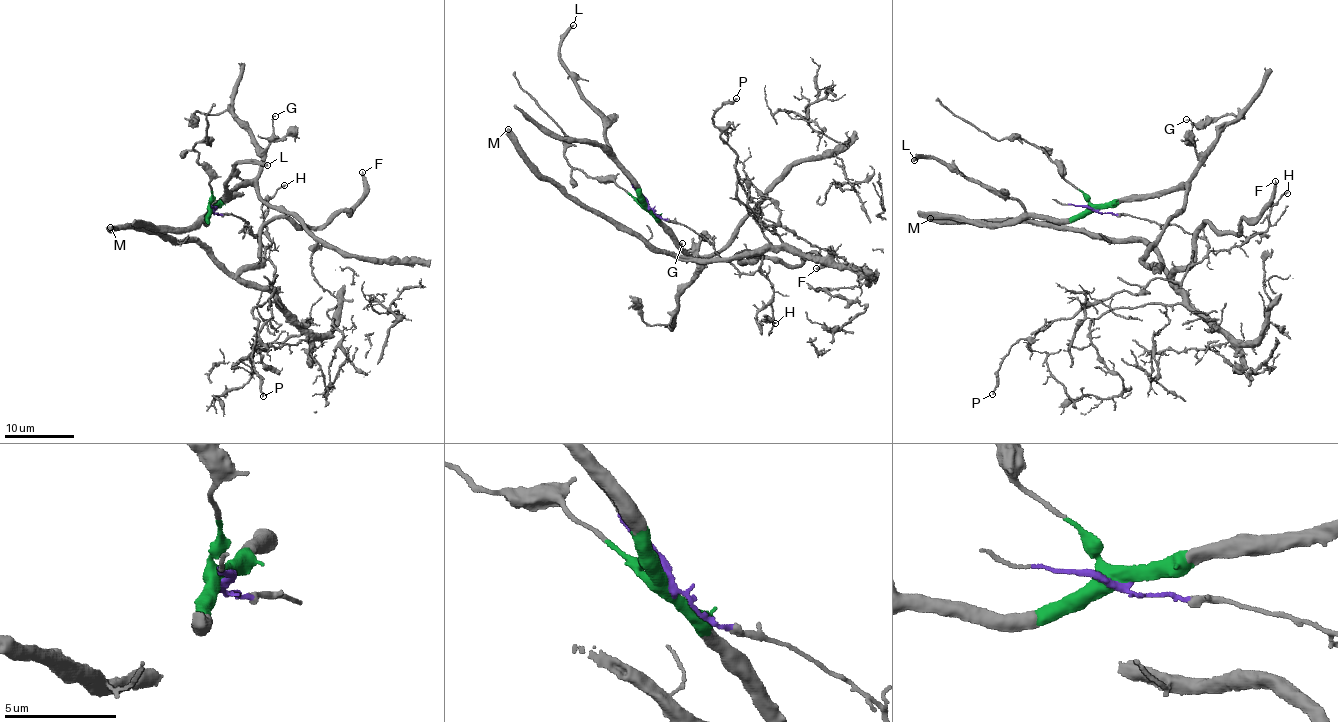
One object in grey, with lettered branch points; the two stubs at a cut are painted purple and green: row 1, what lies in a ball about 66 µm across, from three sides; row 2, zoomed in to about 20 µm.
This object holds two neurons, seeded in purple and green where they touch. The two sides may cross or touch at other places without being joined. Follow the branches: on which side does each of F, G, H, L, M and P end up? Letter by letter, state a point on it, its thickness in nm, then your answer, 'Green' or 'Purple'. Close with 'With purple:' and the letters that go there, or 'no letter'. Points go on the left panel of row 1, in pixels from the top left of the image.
F: Place: (362, 172). Thickness 240 nm. Purple
G: Place: (275, 116). Thickness 130 nm. Green
H: Place: (284, 185). Thickness 150 nm. Purple
L: Place: (267, 165). Thickness 320 nm. Green
M: Place: (110, 227). Thickness 550 nm. Purple
P: Place: (263, 396). Thickness 180 nm. Purple
With purple: F, H, M, P

